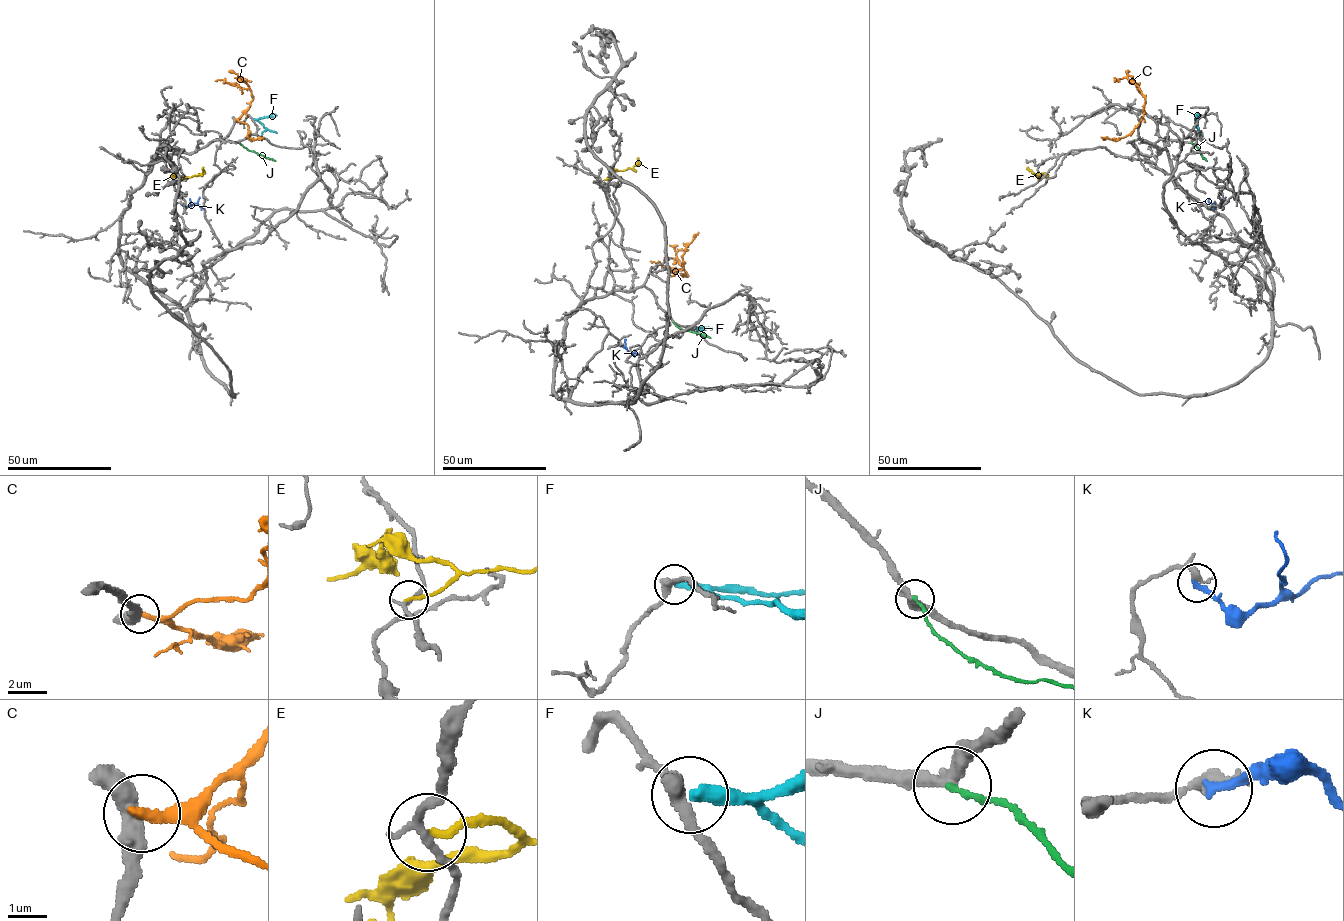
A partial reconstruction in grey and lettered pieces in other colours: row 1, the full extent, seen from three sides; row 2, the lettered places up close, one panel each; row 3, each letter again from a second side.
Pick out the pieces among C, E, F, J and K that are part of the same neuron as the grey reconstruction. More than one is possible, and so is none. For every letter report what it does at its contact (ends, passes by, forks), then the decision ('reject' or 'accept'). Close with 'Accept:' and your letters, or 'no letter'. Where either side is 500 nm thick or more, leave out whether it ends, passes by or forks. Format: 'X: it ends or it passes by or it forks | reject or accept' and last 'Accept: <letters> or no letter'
C: it ends | reject
E: it ends | reject
F: it ends | reject
J: it ends | reject
K: it ends | reject
Accept: no letter

